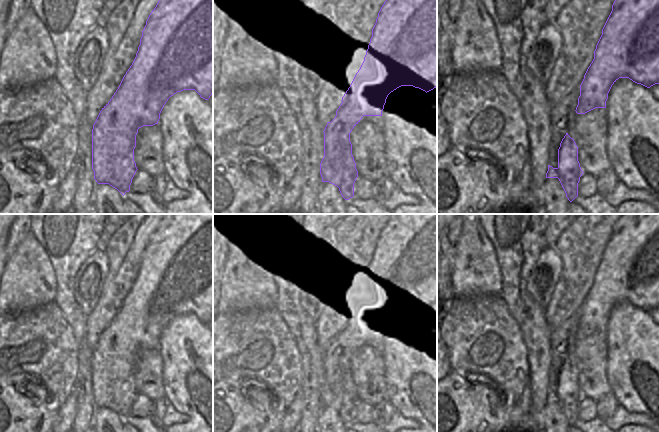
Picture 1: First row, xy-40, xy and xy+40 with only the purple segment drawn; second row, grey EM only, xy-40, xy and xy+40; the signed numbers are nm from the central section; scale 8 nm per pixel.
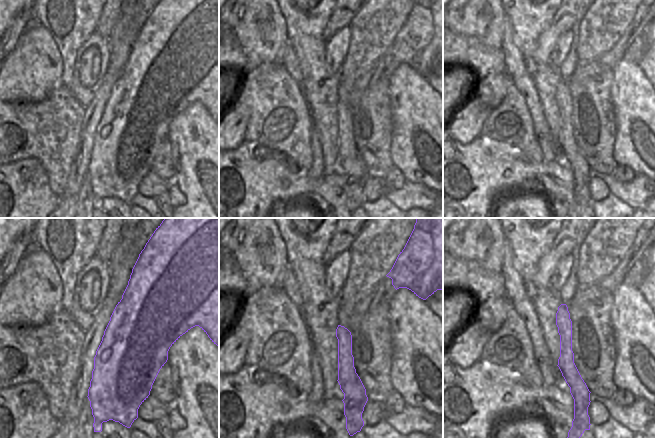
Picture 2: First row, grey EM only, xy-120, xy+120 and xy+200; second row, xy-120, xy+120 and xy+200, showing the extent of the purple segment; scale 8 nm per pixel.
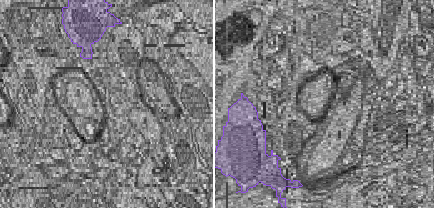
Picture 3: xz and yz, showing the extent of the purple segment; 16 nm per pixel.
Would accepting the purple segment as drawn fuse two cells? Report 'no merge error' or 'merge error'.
merge error

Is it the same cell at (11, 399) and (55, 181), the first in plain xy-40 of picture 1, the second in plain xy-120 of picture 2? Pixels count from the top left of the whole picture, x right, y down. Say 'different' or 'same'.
different

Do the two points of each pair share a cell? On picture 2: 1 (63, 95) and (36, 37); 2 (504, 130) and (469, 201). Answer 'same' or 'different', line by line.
1: different
2: different

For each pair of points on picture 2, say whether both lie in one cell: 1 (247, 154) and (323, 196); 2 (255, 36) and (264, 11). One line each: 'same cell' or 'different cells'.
1: same cell
2: same cell

